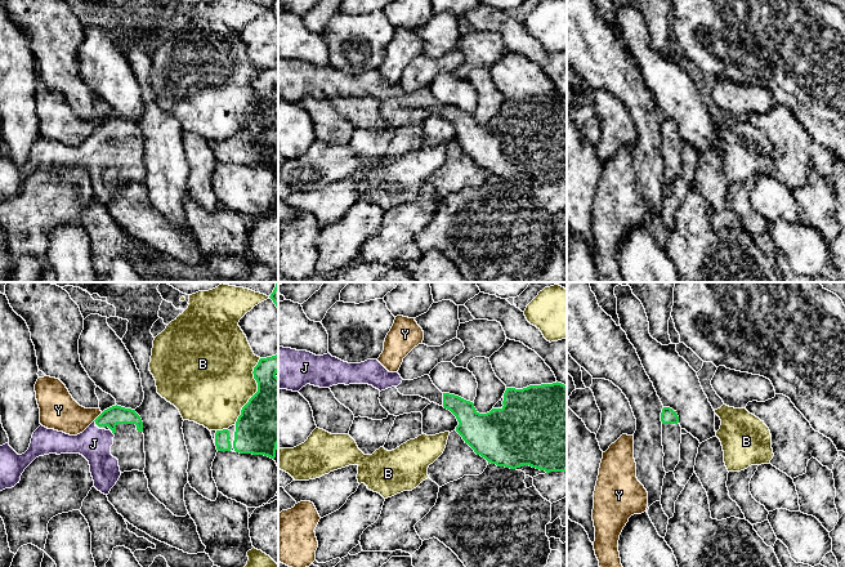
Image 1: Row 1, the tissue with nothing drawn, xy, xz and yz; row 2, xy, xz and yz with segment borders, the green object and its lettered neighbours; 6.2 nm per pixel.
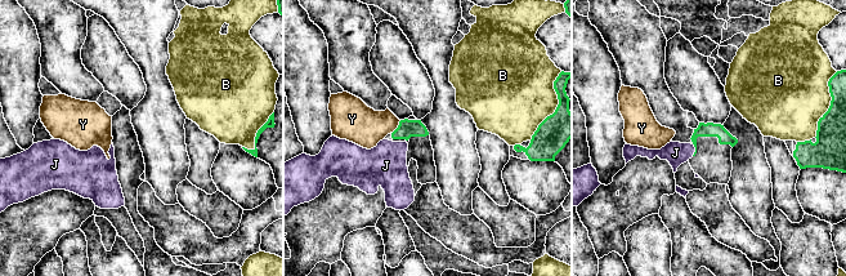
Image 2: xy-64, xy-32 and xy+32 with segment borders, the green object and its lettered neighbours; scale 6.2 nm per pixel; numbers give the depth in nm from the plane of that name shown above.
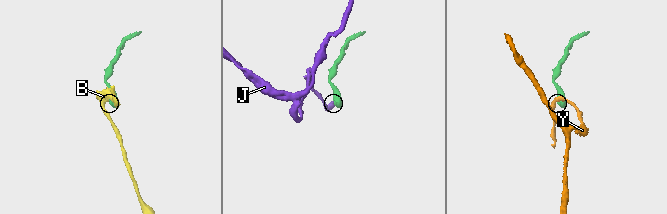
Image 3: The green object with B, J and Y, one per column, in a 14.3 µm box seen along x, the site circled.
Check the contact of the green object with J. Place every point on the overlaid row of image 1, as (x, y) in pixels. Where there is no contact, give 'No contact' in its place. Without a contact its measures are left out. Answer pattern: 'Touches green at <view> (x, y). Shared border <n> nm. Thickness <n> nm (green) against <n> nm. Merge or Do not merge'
Touches green at xy (94, 420). Shared border 30 nm. Thickness 120 nm (green) against 200 nm. Merge

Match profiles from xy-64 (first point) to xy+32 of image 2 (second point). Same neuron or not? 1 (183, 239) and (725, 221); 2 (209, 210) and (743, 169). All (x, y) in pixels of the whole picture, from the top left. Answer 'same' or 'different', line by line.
1: same
2: different

